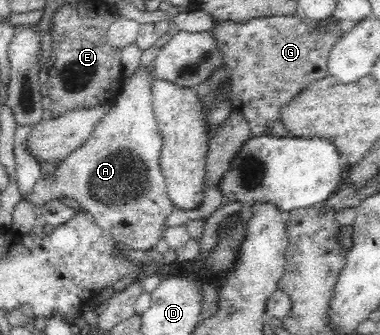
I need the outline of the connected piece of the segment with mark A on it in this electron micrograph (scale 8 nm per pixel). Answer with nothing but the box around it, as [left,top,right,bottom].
[22,66,174,251]

